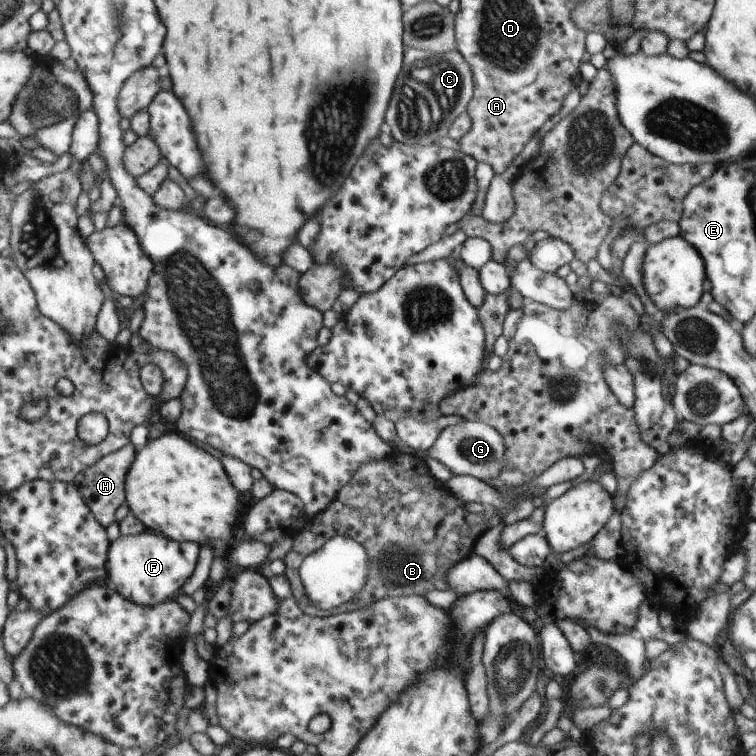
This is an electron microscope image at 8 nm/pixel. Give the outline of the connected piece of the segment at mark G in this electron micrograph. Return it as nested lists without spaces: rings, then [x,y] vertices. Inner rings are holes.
[[[465,420],[444,428],[428,450],[428,455],[444,464],[453,475],[468,475],[485,483],[489,479],[498,480],[504,470],[506,454],[507,444],[494,428],[479,421]]]

